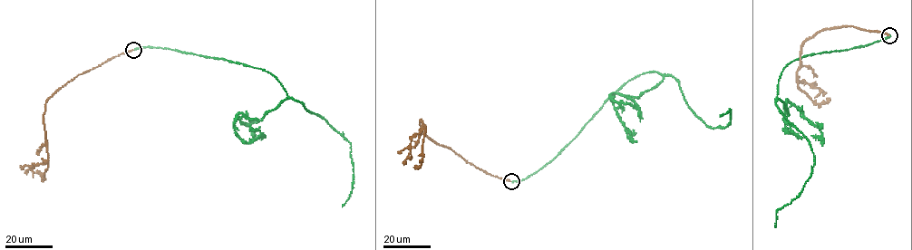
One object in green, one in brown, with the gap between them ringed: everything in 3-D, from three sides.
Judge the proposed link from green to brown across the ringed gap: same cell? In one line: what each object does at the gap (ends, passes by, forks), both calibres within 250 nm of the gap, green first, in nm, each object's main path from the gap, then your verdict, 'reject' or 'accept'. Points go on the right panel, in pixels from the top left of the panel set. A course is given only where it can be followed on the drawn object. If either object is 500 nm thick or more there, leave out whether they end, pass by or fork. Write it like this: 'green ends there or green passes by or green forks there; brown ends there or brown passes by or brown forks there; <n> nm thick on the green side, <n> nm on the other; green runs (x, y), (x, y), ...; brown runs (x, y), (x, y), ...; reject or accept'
green ends there; brown ends there; 200 nm thick on the green side, 320 nm on the other; green runs (889, 34), (808, 54), (783, 70), (776, 105), (808, 141), (814, 164), (803, 189), (775, 213), (775, 227); brown runs (888, 34), (852, 25), (819, 31), (810, 37), (801, 50), (798, 88), (817, 104), (825, 103), (828, 98); accept

